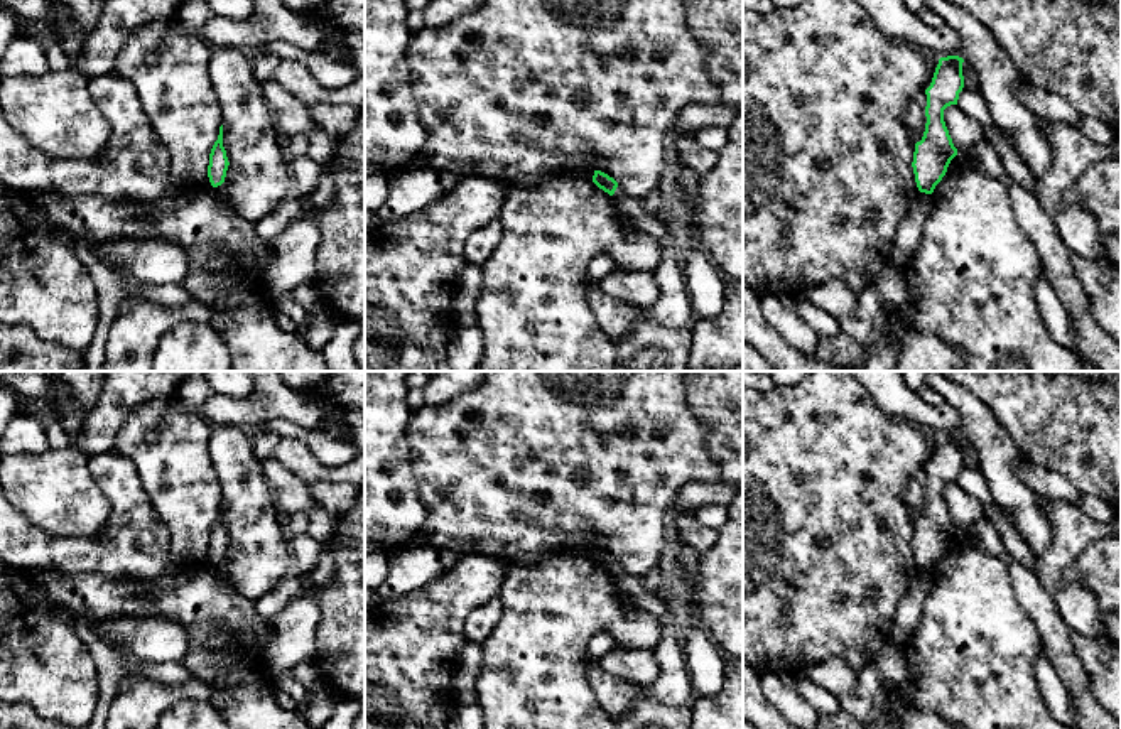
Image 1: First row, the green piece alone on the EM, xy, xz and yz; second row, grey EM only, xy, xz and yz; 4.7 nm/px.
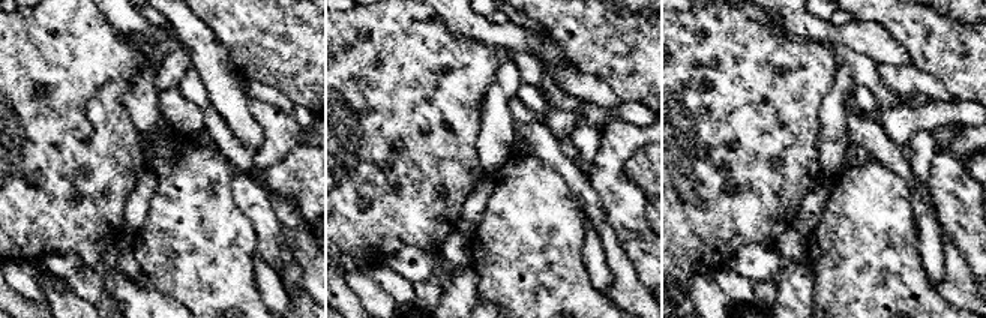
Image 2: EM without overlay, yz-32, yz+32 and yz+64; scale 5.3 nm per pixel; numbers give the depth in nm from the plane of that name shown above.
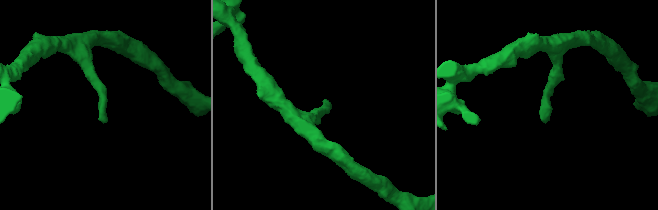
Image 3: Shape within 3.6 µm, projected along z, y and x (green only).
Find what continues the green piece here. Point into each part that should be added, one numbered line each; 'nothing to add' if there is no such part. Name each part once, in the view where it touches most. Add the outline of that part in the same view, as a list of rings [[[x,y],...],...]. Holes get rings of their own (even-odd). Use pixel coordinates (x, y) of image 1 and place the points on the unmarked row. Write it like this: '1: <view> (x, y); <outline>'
nothing to add

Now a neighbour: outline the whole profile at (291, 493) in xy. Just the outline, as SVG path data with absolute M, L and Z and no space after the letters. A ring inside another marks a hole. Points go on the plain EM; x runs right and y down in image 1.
M268 459L262 462L262 471L279 511L289 515L306 511L309 516L307 533L321 543L334 535L338 518L312 500L309 484L297 478L292 469Z

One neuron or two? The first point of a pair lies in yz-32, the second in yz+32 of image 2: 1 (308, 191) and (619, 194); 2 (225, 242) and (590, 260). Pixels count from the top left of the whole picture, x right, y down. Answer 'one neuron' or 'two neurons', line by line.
1: two neurons
2: two neurons

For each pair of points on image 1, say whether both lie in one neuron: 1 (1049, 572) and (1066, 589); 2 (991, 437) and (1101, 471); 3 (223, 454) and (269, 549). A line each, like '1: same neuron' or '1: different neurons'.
1: same neuron
2: different neurons
3: same neuron

